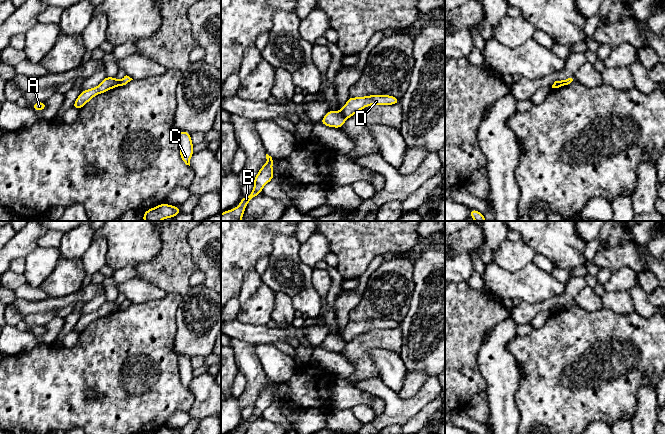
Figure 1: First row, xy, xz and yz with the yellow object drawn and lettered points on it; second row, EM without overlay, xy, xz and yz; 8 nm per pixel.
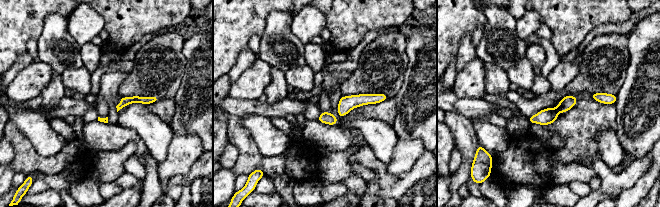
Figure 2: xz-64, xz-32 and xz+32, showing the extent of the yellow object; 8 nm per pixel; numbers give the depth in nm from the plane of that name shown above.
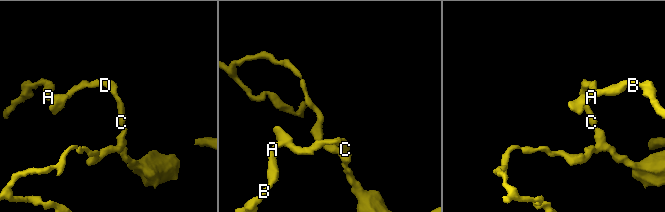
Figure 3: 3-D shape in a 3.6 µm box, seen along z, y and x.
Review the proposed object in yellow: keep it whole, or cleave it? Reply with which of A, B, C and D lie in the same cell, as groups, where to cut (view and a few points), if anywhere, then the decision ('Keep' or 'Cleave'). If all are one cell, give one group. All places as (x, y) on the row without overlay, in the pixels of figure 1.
Groups: A B / C D. Split along xz (340, 335), (346, 341). Cleave

